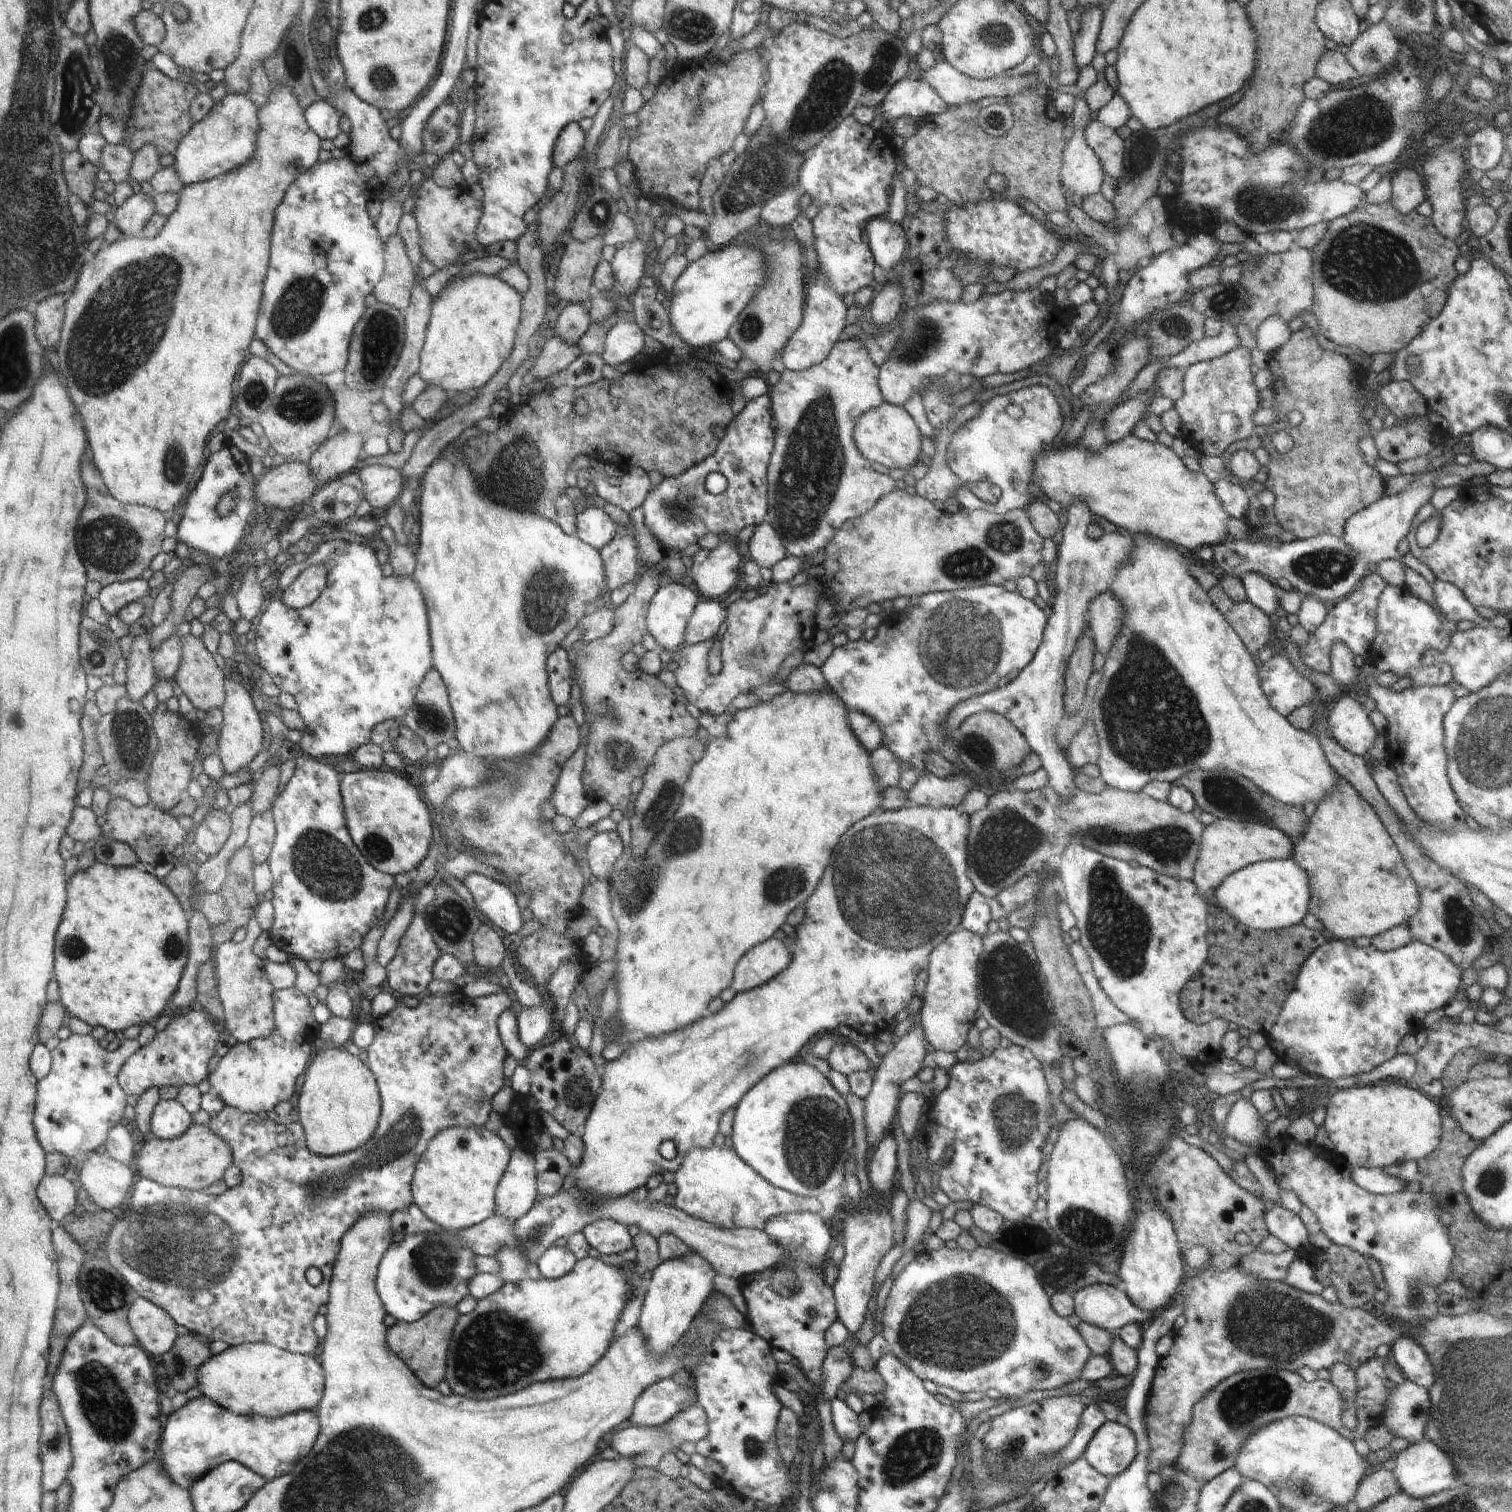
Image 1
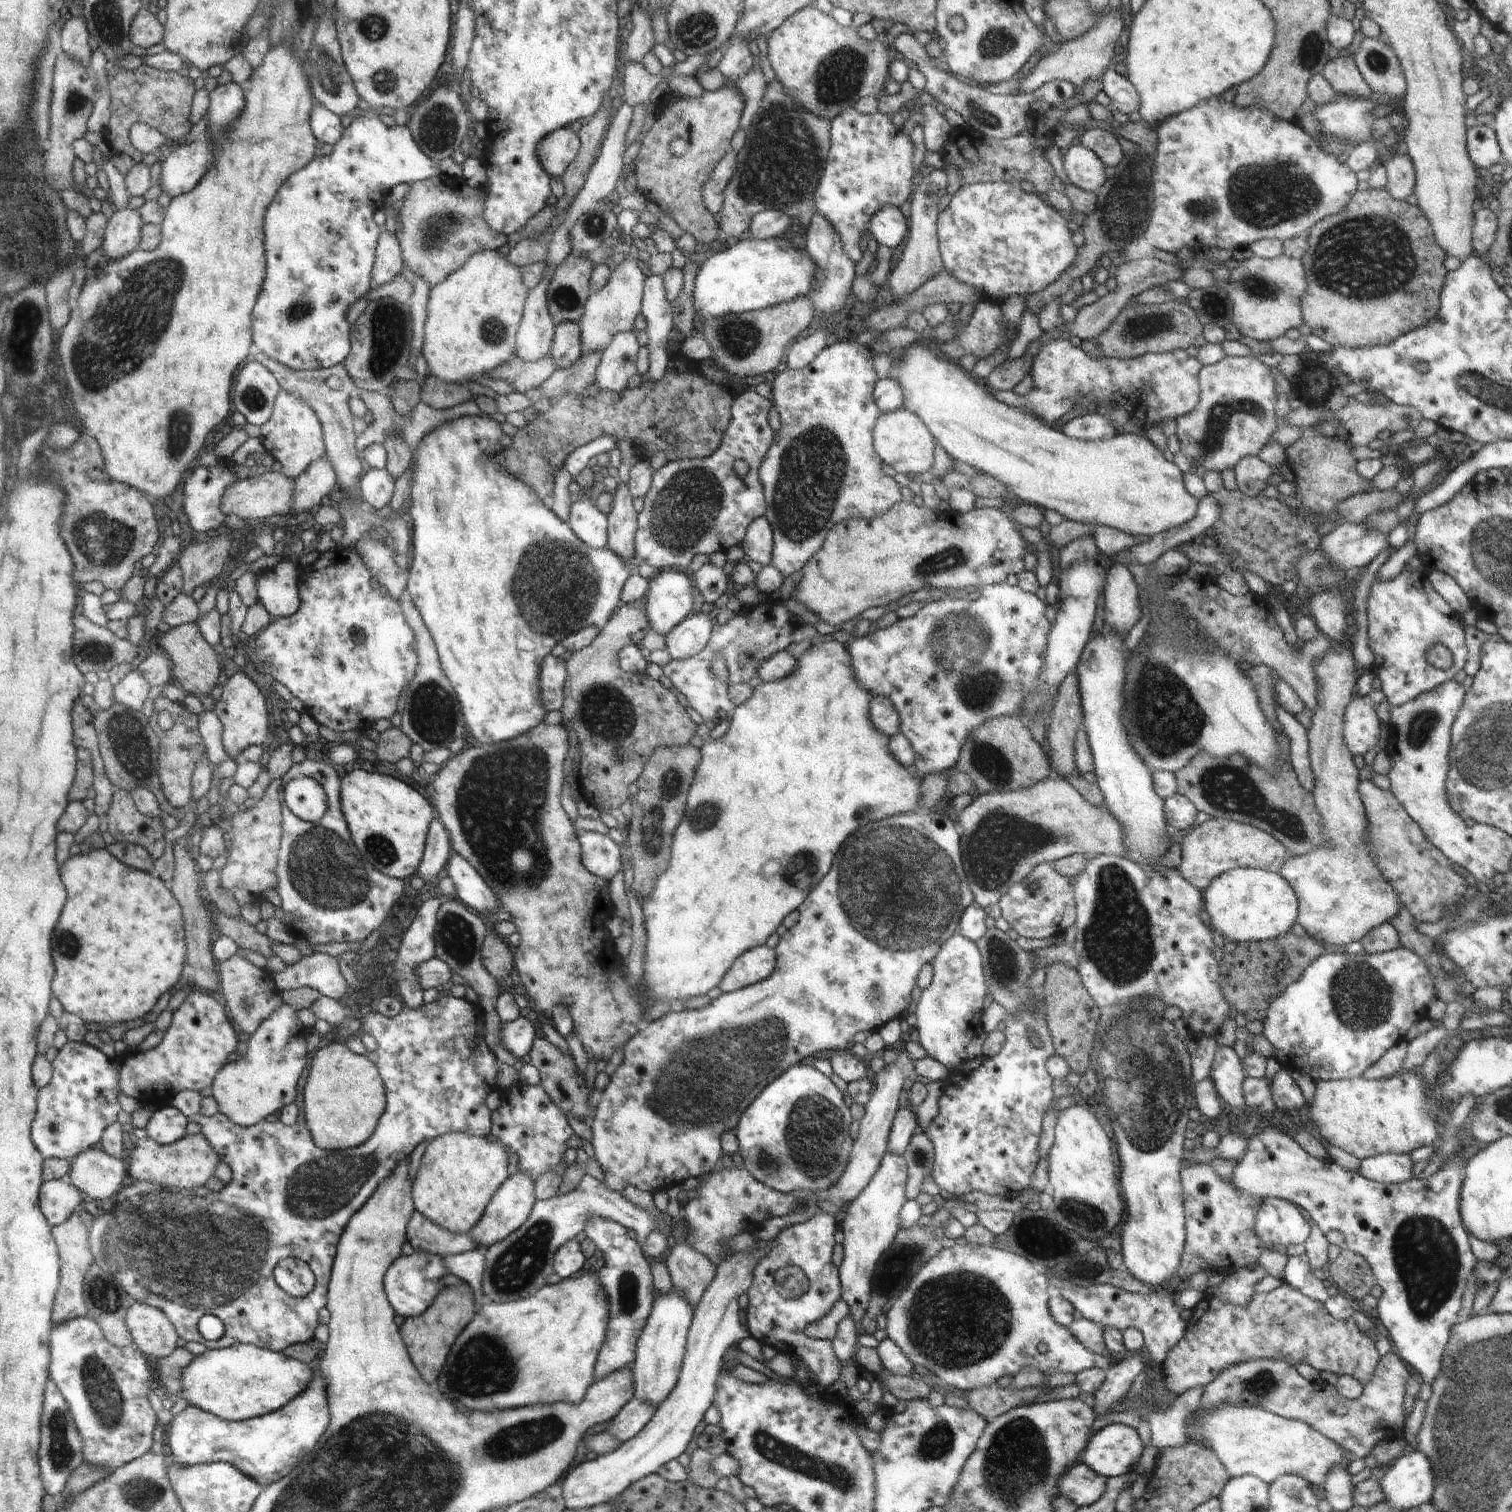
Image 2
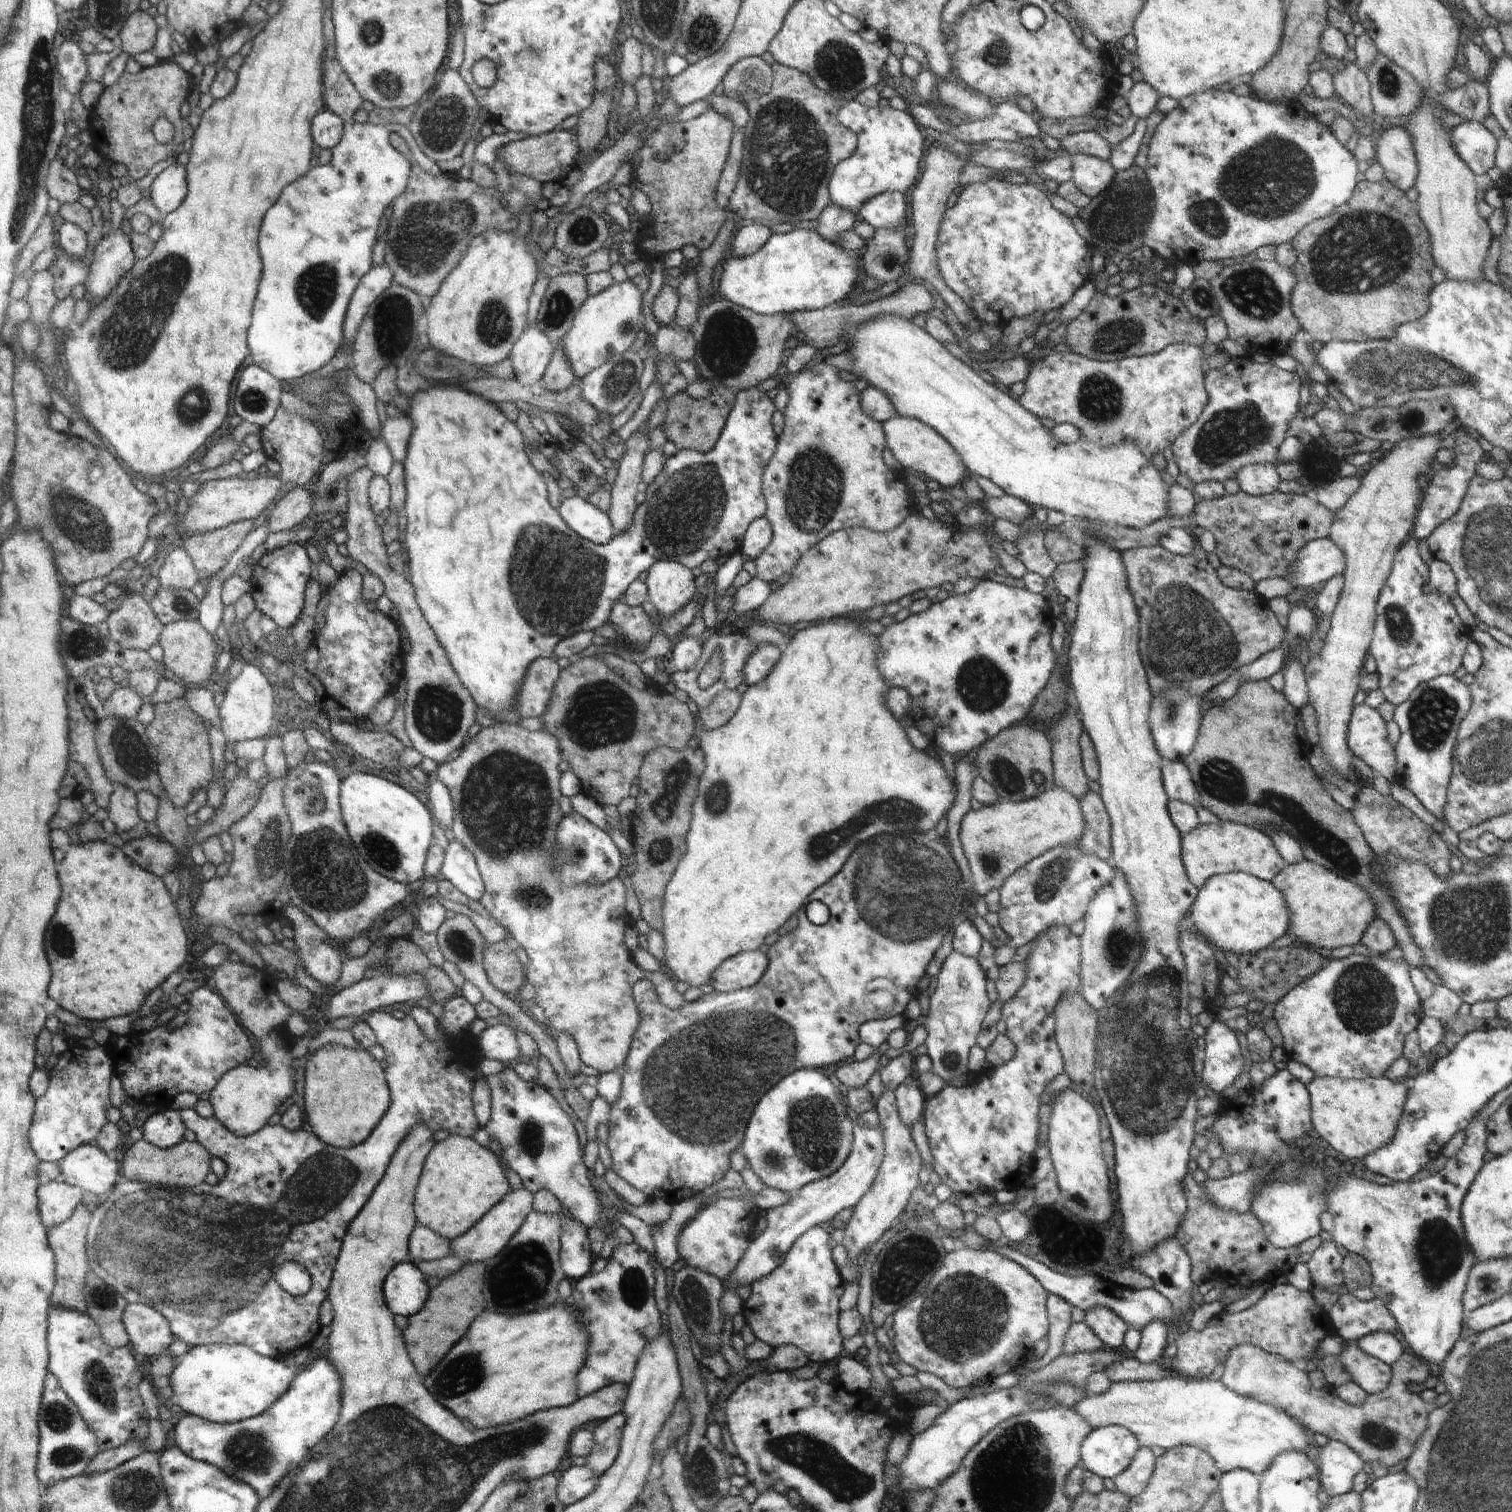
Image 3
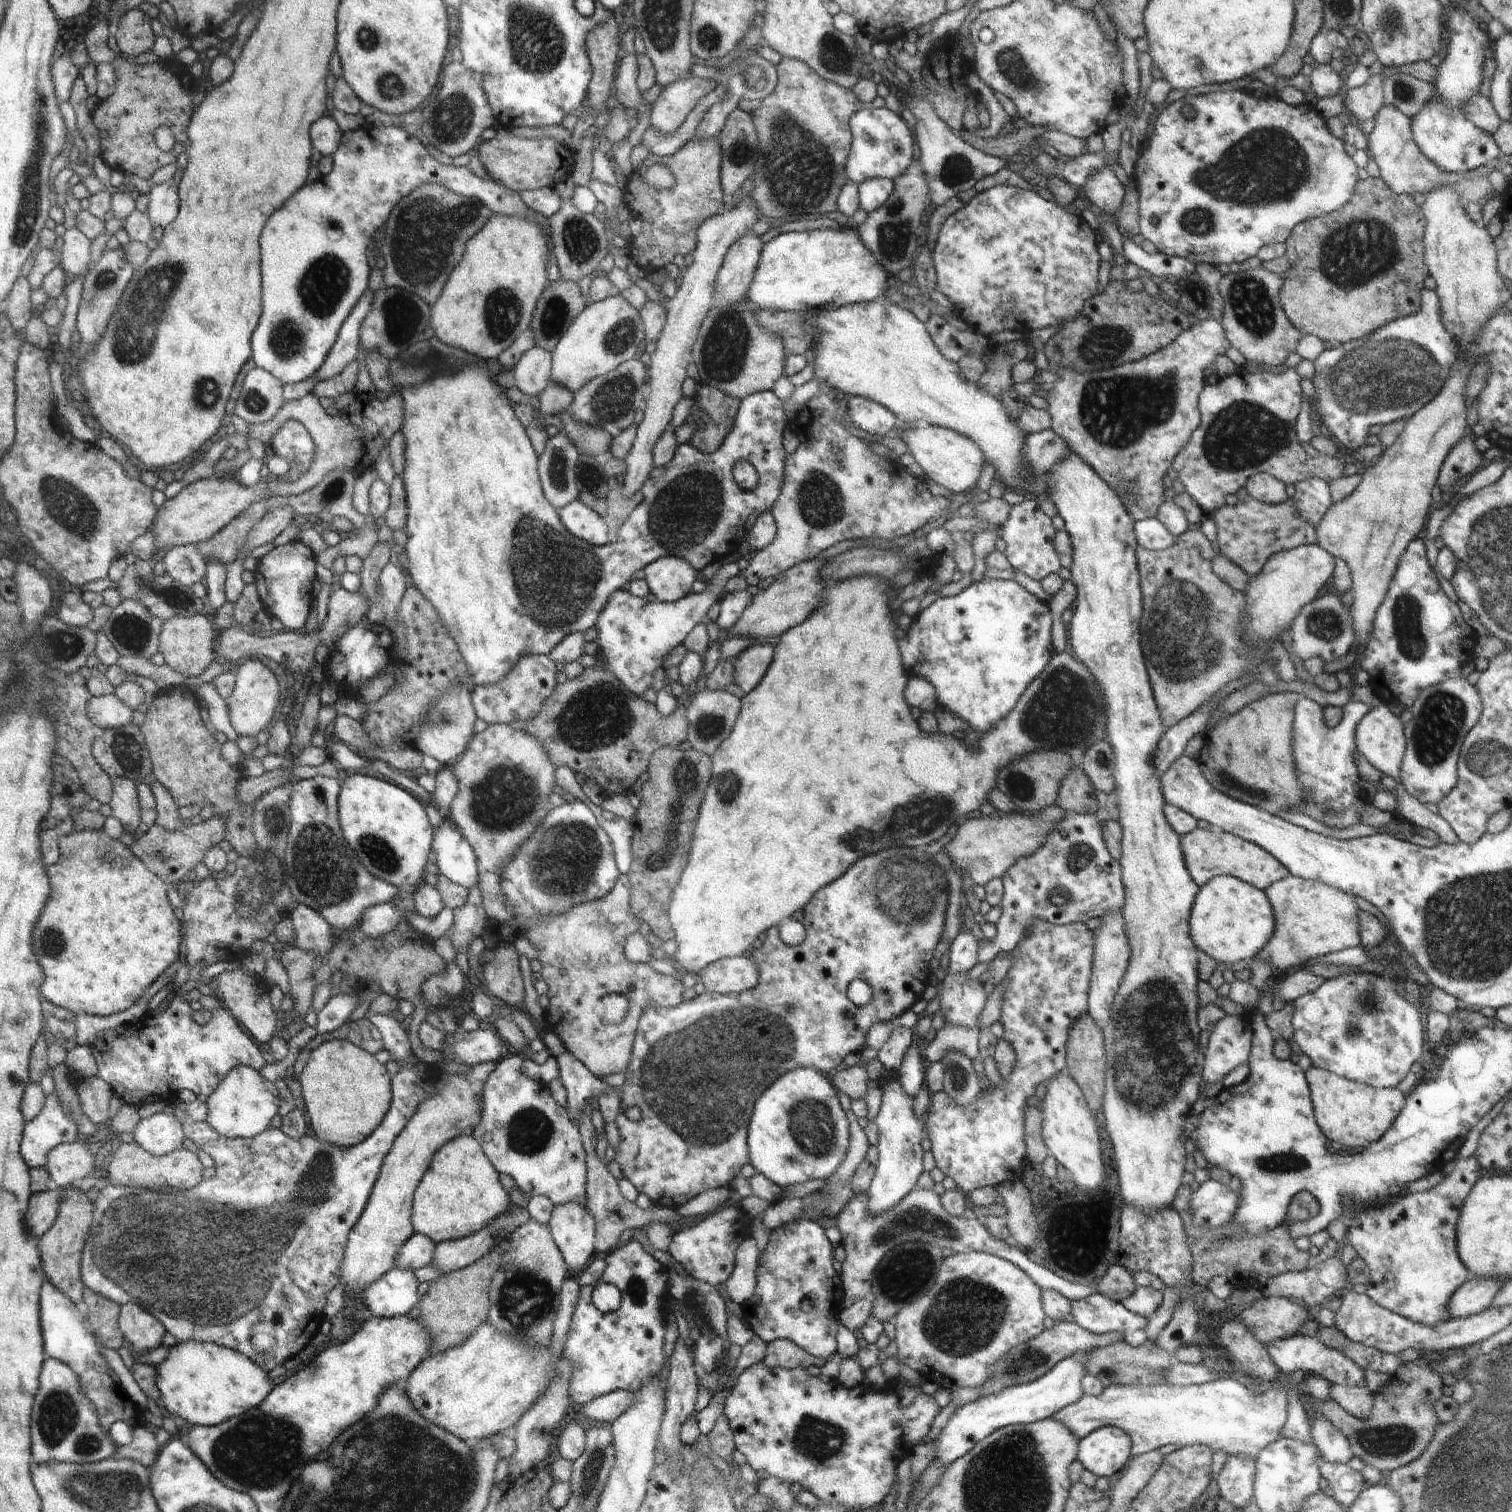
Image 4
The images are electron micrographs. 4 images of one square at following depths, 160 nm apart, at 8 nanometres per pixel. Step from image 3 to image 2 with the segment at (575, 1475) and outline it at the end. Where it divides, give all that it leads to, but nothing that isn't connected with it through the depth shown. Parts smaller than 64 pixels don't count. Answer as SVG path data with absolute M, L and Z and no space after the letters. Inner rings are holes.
M898 1053L898 1060L892 1065L886 1065L885 1070L876 1075L871 1075L874 1082L870 1100L865 1104L864 1116L859 1120L860 1127L858 1137L854 1141L853 1152L850 1153L850 1166L841 1174L840 1180L836 1181L826 1192L819 1195L822 1199L827 1199L827 1192L838 1195L838 1198L852 1202L868 1186L870 1180L874 1178L881 1161L887 1153L889 1134L892 1132L893 1122L896 1120L897 1110L900 1108L900 1092L908 1076L914 1076L915 1070L913 1062L908 1053ZM758 1239L751 1247L736 1251L717 1266L714 1280L704 1291L693 1310L693 1322L689 1326L688 1347L678 1385L668 1398L653 1412L653 1418L634 1438L622 1443L614 1452L598 1455L570 1470L564 1480L564 1497L570 1509L590 1508L622 1494L634 1481L644 1478L673 1458L682 1459L694 1430L704 1413L714 1403L717 1378L723 1366L726 1352L735 1342L750 1334L738 1319L738 1296L752 1286L754 1269L771 1254L775 1240Z

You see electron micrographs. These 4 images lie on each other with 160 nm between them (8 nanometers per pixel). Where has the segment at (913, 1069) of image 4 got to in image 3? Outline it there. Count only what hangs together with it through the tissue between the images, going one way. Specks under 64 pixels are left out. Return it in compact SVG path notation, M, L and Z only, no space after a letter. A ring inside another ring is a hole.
M911 1074L898 1086L895 1094L901 1118L911 1128L913 1122L922 1116L924 1102L926 1101L925 1094Z

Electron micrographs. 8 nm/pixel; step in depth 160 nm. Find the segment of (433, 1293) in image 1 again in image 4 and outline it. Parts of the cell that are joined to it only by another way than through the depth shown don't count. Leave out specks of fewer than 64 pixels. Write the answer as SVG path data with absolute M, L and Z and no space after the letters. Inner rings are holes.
M394 1267L365 1288L365 1302L374 1317L401 1317L418 1304L419 1282L413 1272Z

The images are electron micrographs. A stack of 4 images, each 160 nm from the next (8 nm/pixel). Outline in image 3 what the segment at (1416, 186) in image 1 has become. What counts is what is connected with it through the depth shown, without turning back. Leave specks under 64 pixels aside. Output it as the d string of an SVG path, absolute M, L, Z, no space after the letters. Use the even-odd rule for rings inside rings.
M1392 125L1382 131L1382 136L1378 138L1375 145L1375 160L1383 168L1385 179L1389 180L1394 186L1406 192L1416 184L1419 171L1413 134L1402 125Z

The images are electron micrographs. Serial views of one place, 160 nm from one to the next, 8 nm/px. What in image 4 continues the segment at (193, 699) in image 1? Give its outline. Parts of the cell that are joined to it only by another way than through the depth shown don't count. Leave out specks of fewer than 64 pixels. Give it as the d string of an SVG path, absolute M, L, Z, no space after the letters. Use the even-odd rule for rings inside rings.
M205 614L172 617L163 622L158 651L163 654L166 665L182 672L186 677L192 677L202 674L202 670L212 662L212 658L215 658L212 644L214 644L214 630L206 620Z

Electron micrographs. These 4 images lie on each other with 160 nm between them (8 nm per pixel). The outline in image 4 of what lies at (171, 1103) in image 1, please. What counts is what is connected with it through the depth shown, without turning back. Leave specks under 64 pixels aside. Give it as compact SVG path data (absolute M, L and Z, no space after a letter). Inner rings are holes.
M164 1111L143 1117L134 1135L136 1141L156 1156L167 1155L180 1149L185 1139L180 1119Z

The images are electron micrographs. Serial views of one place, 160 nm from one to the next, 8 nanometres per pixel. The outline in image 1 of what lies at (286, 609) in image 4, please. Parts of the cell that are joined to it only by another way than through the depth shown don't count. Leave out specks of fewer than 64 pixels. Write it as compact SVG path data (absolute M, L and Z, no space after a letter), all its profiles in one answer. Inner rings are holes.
M314 565L303 571L302 574L281 592L281 600L285 607L301 609L309 604L313 604L320 590L326 582L326 572L321 565Z

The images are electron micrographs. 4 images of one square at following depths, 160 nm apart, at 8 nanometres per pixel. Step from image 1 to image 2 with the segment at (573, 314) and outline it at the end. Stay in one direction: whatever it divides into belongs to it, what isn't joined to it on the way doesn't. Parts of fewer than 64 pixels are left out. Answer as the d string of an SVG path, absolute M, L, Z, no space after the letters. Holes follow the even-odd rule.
M571 322L558 324L549 352L555 368L568 369L572 365L576 365L582 352L579 324Z

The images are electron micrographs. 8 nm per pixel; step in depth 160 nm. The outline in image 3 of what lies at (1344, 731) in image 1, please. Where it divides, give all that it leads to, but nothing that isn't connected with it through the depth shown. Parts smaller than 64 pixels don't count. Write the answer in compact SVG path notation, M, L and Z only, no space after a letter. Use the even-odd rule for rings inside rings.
M1362 703L1354 706L1347 728L1347 745L1376 776L1396 782L1395 746L1388 741L1386 721L1378 710Z

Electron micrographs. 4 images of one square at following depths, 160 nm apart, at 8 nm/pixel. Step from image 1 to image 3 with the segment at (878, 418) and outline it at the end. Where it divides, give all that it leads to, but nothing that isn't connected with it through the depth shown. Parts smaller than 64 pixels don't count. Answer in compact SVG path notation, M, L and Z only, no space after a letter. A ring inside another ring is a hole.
M896 414L889 421L882 423L886 438L889 440L889 447L896 460L902 468L912 468L922 472L936 480L947 490L950 486L960 484L966 478L966 464L963 462L958 450L954 448L941 434L938 434L933 427L912 417L901 417Z

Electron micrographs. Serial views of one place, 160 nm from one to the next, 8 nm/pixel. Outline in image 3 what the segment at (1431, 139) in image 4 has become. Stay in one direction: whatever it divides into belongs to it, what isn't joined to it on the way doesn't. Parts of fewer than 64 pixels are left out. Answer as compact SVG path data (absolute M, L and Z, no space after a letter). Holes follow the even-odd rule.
M1466 121L1454 127L1449 135L1454 152L1475 175L1484 174L1495 165L1497 138L1484 124Z

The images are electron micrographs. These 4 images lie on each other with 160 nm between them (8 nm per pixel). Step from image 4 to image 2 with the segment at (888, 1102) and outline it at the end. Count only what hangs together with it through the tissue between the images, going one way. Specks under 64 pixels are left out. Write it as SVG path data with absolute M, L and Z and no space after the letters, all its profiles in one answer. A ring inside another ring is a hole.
M886 1153L881 1166L866 1189L851 1202L840 1228L844 1232L844 1256L841 1263L842 1298L849 1304L850 1316L856 1323L865 1316L864 1308L869 1306L870 1282L876 1272L882 1253L892 1245L899 1233L898 1214L906 1202L904 1188L907 1181L907 1164L902 1155Z

